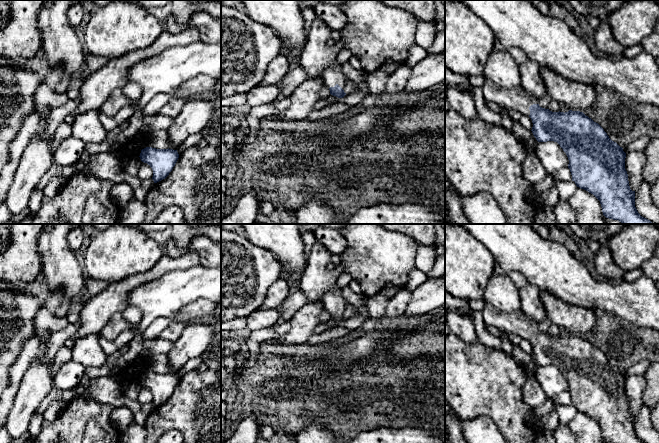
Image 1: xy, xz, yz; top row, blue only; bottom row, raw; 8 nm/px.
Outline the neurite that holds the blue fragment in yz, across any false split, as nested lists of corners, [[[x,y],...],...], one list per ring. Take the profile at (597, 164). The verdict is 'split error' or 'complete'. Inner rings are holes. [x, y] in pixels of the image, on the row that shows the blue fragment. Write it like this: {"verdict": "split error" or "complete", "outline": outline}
{"verdict": "split error", "outline": [[[489,79],[482,86],[484,99],[506,109],[519,111],[532,120],[532,133],[538,142],[557,142],[566,153],[576,186],[593,194],[602,207],[606,218],[618,220],[622,224],[653,224],[642,217],[635,207],[635,191],[629,186],[625,169],[626,153],[616,142],[612,141],[604,129],[583,112],[552,112],[539,106],[539,99],[522,87],[501,88]]]}

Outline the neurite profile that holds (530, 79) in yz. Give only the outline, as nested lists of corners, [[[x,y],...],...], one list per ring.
[[[527,59],[519,66],[520,87],[527,90],[537,99],[541,99],[547,95],[546,86],[543,84],[539,68],[540,66],[530,59]]]

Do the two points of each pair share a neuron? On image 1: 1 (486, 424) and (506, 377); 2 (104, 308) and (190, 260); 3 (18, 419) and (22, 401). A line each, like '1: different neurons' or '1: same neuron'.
1: different neurons
2: same neuron
3: same neuron

